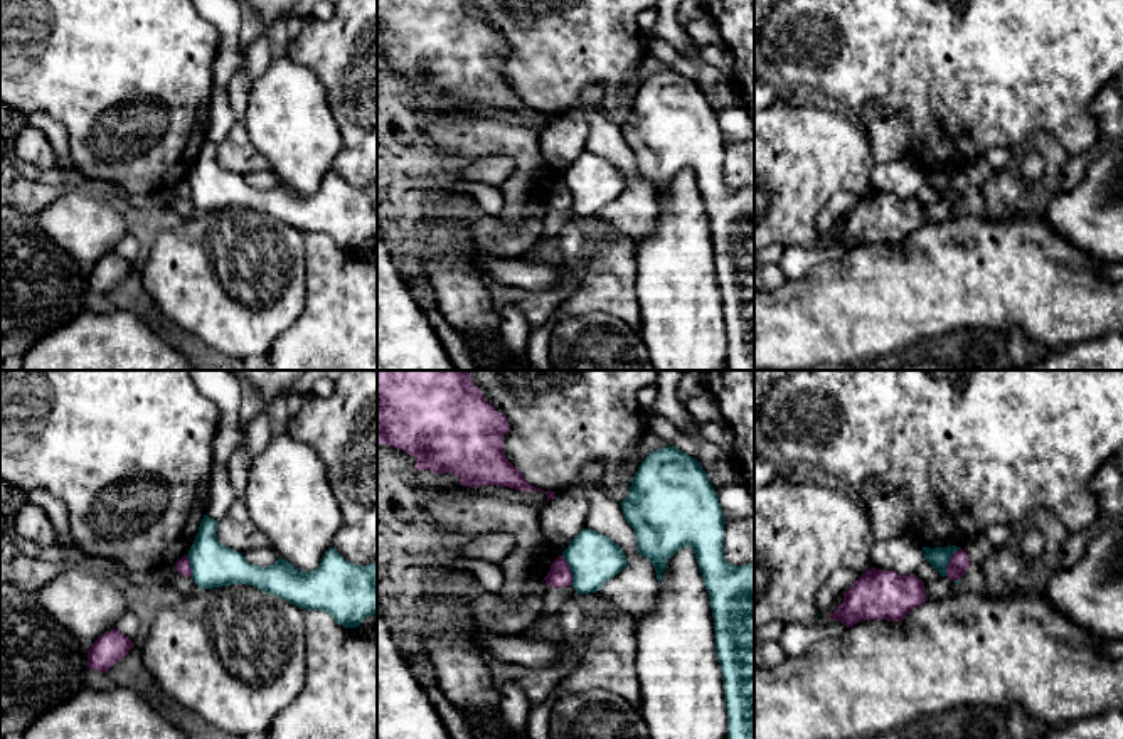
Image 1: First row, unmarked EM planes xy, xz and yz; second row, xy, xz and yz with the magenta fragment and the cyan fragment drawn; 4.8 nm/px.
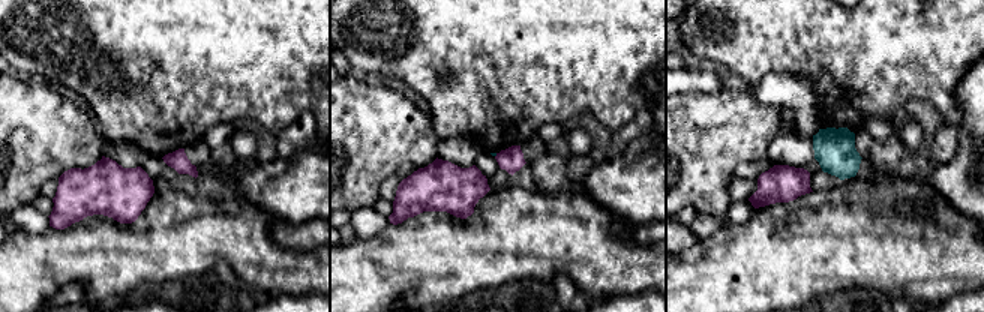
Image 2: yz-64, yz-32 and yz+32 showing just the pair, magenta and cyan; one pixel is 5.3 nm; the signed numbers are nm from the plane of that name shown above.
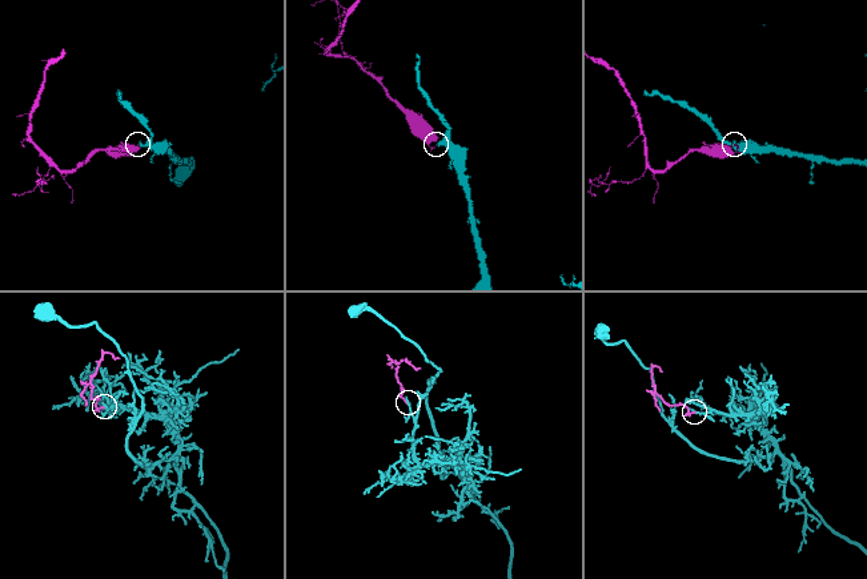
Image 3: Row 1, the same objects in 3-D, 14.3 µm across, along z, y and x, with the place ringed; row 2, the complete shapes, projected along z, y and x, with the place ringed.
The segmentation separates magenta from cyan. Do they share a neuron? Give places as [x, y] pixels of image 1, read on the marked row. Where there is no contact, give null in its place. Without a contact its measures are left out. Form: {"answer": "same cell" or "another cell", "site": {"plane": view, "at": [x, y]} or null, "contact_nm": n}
{"answer": "another cell", "site": {"plane": "xz", "at": [569, 569]}, "contact_nm": 150}

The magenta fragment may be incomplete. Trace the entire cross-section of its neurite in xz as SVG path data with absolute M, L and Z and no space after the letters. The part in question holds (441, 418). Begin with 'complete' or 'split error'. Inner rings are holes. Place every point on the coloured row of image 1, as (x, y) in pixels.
complete | M377 370L377 441L414 456L414 470L453 473L460 478L460 485L470 488L498 485L520 492L544 492L532 486L507 460L503 436L508 429L507 417L487 402L468 370Z

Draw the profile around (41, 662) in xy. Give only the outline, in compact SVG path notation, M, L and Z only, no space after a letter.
M0 577L0 739L22 734L44 712L84 688L88 650L12 577Z

